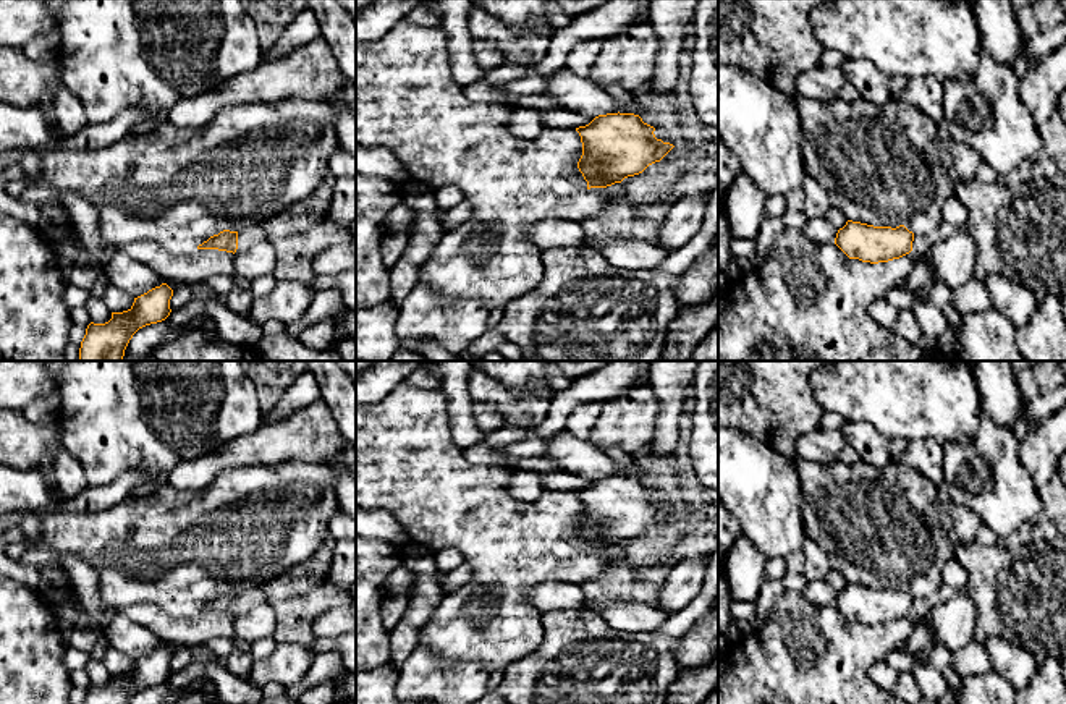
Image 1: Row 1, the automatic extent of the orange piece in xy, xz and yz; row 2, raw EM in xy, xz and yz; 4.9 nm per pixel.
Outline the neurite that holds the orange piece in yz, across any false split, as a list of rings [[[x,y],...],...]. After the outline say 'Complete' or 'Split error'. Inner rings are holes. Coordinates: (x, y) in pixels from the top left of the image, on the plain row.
[[[848,583],[838,592],[835,607],[849,620],[878,626],[899,621],[912,613],[914,596],[904,587],[874,589]]]. Complete

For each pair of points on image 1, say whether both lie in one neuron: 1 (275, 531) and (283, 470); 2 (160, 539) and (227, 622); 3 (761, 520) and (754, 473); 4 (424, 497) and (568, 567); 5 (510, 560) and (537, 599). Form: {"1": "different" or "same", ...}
{"1": "same", "2": "different", "3": "same", "4": "same", "5": "different"}

